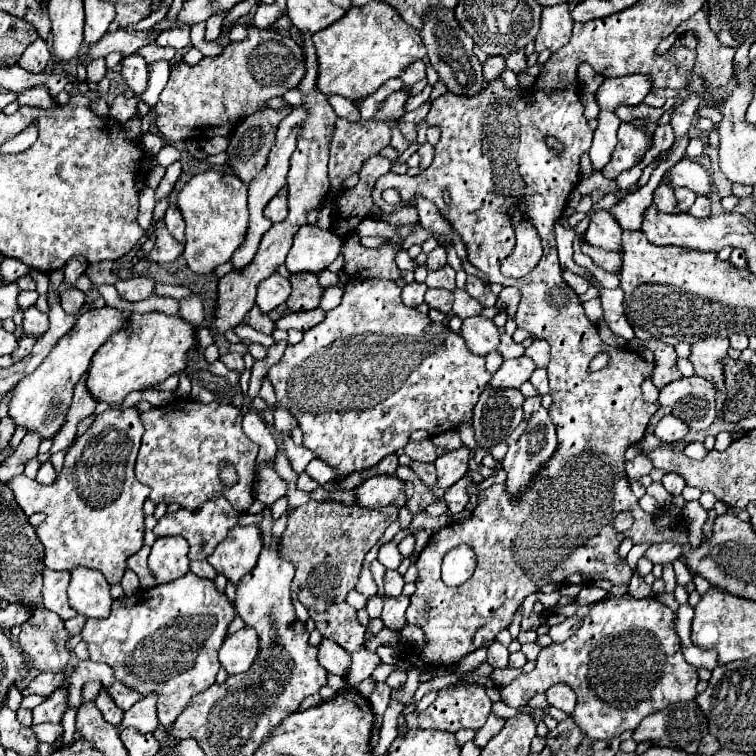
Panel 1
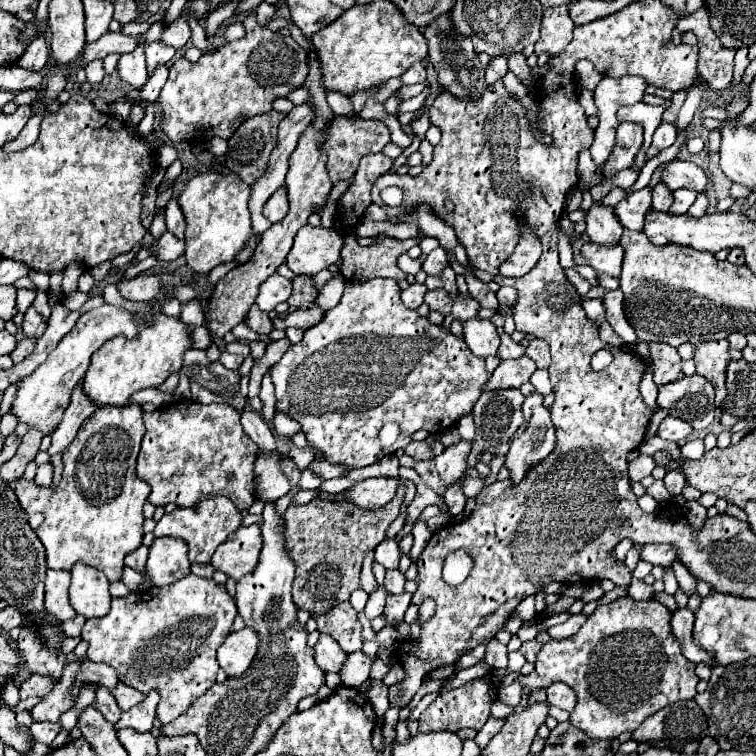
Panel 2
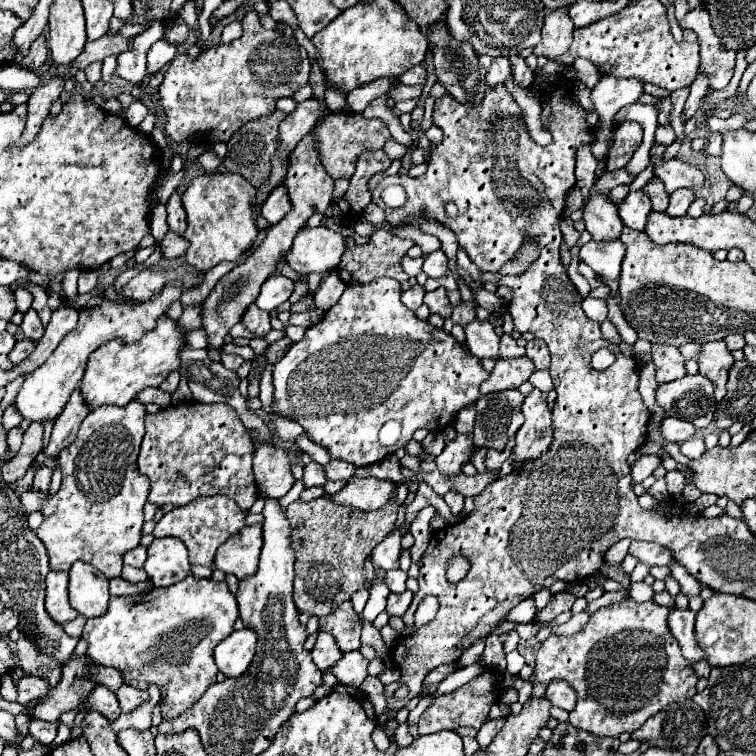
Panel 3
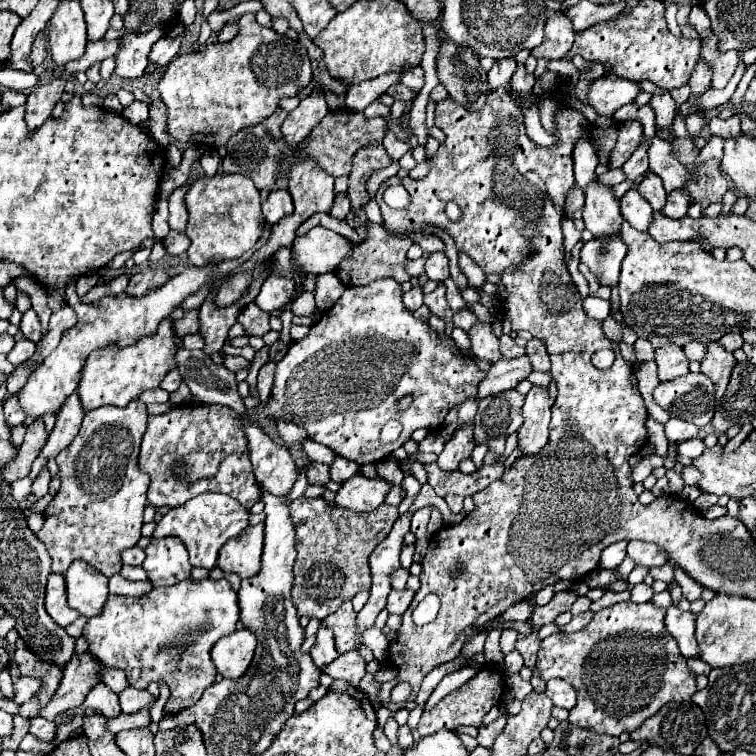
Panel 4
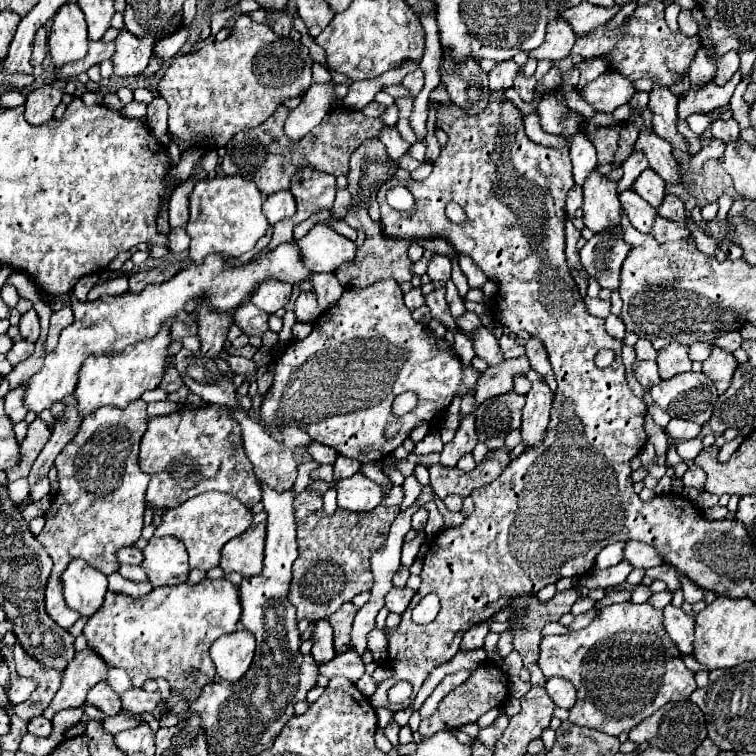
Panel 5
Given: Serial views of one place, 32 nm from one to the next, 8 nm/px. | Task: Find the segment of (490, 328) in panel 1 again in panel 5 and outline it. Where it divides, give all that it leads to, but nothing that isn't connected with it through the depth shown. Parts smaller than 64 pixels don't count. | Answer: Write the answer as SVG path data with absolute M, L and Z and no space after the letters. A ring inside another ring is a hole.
M478 326L476 330L472 330L472 342L474 342L474 352L478 358L486 360L488 366L492 364L500 364L504 360L500 348L498 348L498 338L490 332L490 328L486 326Z

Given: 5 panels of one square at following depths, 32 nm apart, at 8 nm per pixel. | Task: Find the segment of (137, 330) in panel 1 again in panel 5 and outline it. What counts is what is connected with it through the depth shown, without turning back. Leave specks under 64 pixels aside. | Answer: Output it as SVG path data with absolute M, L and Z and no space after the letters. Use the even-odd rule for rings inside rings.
M164 324L154 338L140 340L134 346L124 348L118 354L102 354L102 356L88 356L80 368L80 380L74 390L78 400L78 410L82 416L94 412L100 406L116 406L126 408L132 400L138 400L146 390L158 388L168 364L170 364L170 328Z

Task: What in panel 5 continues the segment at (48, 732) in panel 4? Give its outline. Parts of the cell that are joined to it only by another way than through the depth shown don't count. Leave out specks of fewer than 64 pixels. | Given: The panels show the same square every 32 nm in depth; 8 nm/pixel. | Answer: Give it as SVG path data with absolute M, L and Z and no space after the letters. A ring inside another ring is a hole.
M36 716L28 722L28 732L34 736L40 736L40 738L48 738L52 732L52 722L46 720L44 716Z

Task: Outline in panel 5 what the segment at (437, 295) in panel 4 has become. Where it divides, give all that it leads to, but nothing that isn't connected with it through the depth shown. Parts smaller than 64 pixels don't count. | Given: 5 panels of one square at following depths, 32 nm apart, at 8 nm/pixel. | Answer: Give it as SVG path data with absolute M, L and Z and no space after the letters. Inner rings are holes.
M444 286L442 288L436 288L434 292L430 292L426 296L426 306L430 308L430 312L432 312L434 318L438 318L440 322L444 322L444 326L454 332L454 330L459 330L459 328L454 324L454 318L450 314L450 308L448 308L448 304L444 300L444 292L446 292Z

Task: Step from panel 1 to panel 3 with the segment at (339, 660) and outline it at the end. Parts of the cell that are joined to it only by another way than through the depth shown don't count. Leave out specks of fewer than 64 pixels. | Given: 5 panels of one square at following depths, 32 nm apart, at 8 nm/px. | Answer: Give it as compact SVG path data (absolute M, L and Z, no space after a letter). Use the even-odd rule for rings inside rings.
M320 632L318 640L316 640L316 646L312 648L314 664L318 664L318 668L322 672L328 672L330 668L336 666L340 656L342 656L342 652L340 652L338 644L332 640L332 634L330 632Z

